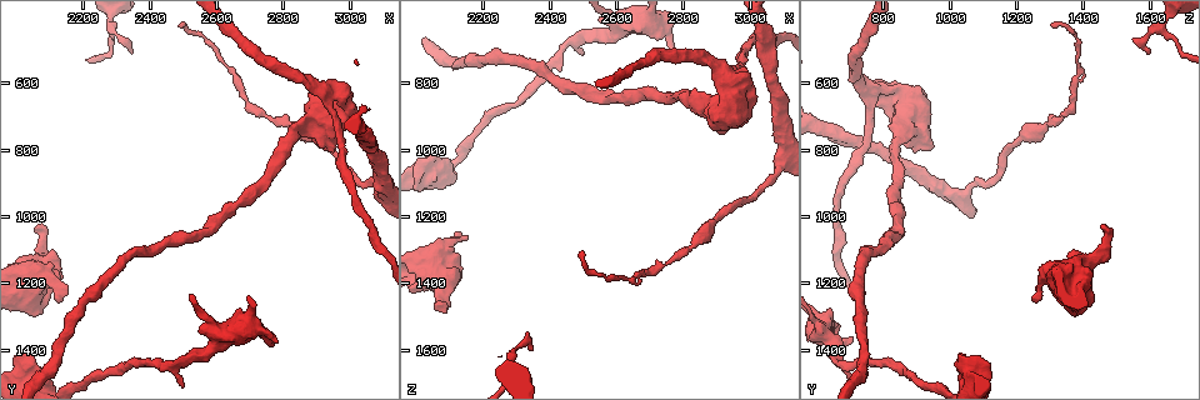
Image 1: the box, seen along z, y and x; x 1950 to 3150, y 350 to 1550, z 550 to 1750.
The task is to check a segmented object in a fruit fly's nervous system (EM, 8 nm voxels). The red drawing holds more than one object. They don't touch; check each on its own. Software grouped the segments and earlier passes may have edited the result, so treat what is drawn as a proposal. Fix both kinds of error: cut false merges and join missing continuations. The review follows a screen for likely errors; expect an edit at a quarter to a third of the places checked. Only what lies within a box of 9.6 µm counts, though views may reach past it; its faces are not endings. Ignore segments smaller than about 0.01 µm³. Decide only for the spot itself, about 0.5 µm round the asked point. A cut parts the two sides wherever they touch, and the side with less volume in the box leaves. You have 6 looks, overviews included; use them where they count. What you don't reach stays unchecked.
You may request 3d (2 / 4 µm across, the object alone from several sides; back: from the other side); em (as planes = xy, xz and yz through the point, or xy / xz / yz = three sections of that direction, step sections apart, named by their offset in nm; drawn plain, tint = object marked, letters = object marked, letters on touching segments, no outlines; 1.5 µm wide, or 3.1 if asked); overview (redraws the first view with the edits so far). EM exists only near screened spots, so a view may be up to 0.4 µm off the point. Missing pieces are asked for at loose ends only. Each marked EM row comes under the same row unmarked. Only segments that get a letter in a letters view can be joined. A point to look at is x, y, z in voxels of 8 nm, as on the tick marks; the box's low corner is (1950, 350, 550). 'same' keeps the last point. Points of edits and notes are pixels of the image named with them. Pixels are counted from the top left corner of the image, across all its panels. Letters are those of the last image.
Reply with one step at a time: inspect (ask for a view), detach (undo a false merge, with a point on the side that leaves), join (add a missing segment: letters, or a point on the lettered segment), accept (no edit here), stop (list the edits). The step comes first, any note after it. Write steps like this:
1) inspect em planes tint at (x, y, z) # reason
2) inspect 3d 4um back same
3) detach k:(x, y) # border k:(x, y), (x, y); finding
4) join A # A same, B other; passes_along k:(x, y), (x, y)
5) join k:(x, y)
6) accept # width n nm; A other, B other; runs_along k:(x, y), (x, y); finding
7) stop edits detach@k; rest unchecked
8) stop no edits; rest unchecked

inspect em planes letters at (2500, 420, 1300) # an open end

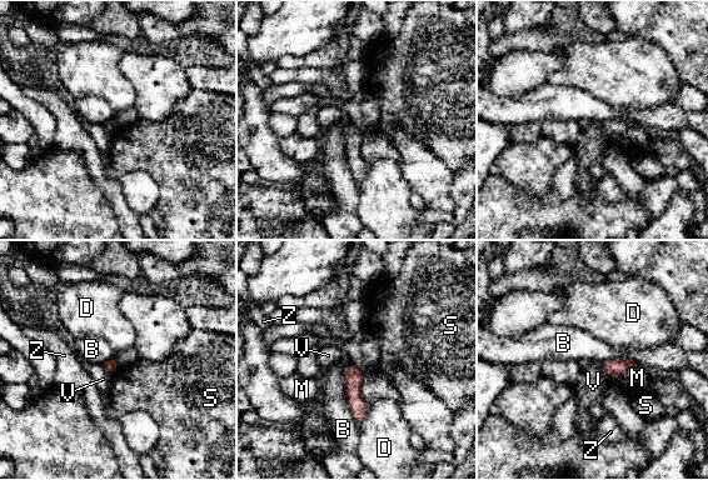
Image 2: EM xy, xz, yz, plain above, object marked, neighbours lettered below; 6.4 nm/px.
accept # B other, D other, M other, S other, V other, Z other; runs_along 2:(350, 368), (358, 418); no lettered segment goes on from it

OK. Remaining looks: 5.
inspect em yz step 8 tint at (2900, 770, 1210) # calibre changes

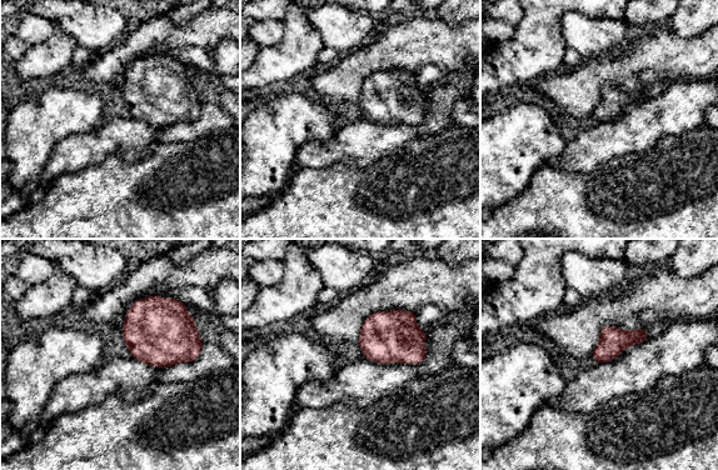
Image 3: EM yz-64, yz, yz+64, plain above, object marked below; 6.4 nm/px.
inspect em planes tint same # cut it another way

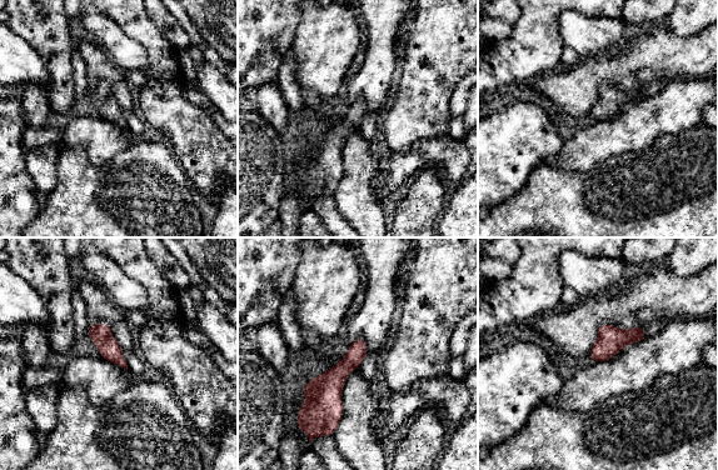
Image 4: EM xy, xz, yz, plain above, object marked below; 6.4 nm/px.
inspect em planes letters same # what lies round it

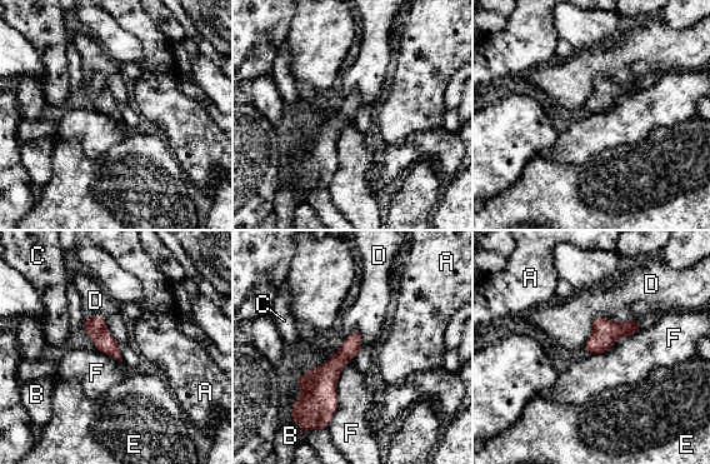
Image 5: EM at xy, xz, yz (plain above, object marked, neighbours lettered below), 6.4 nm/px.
accept # longest_contact F 460 nm; A other, B other, C other, D other, E other, F other; runs_along 5:(355, 333), (326, 374), (326, 420); all the same cell

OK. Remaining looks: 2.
inspect em yz step 4 letters at (2050, 1040, 1460) # branch stops here

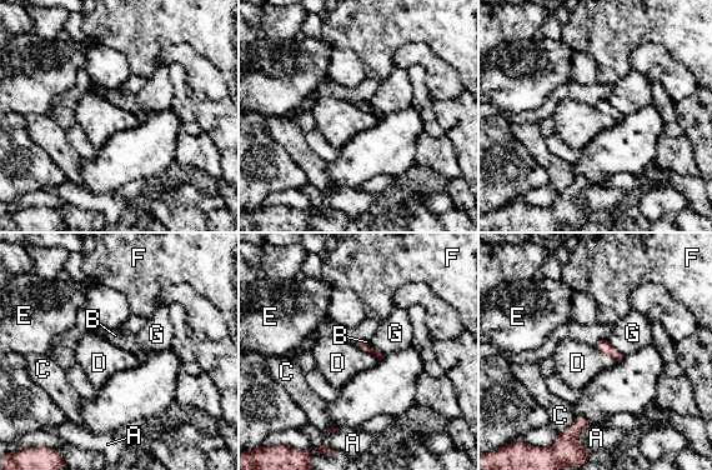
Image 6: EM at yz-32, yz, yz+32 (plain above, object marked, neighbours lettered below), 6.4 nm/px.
accept # A other, B other, C other, D other, E other, F other, G other; border 6:(592, 345), (607, 353), (617, 363); none of them fits

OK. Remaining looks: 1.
stop no edits; rest unchecked

